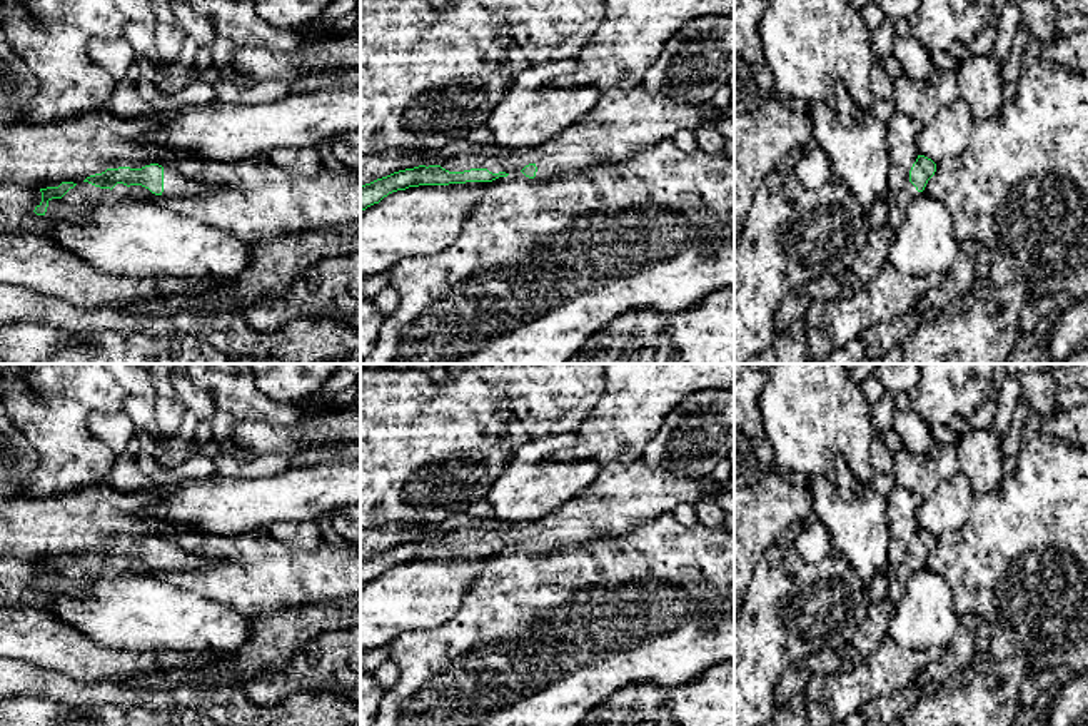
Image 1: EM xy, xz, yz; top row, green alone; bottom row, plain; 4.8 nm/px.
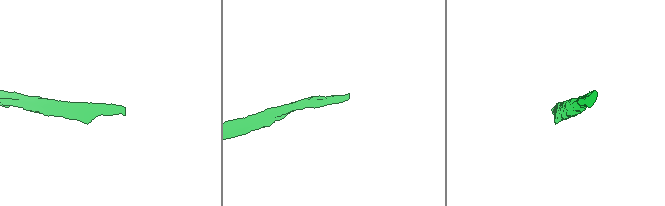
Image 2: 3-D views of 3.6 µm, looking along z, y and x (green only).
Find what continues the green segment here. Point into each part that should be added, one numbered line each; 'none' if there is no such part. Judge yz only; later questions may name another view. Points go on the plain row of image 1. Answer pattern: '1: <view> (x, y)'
1: yz (898, 576)

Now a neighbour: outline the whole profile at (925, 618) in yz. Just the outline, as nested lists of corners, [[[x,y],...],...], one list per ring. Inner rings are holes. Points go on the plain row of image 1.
[[[918,566],[896,602],[888,636],[911,651],[946,649],[961,626],[948,581]]]

